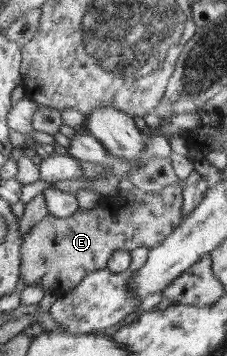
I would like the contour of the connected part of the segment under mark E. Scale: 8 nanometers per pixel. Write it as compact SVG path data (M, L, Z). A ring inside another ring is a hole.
M185 180L179 184L165 186L156 194L144 194L135 186L132 190L119 189L117 195L100 200L96 208L77 210L71 218L57 218L47 216L43 222L33 226L33 230L26 234L21 245L21 281L25 286L41 286L45 291L67 292L74 290L89 273L107 269L108 260L119 249L132 253L139 247L155 248L159 246L184 219L183 205Z

